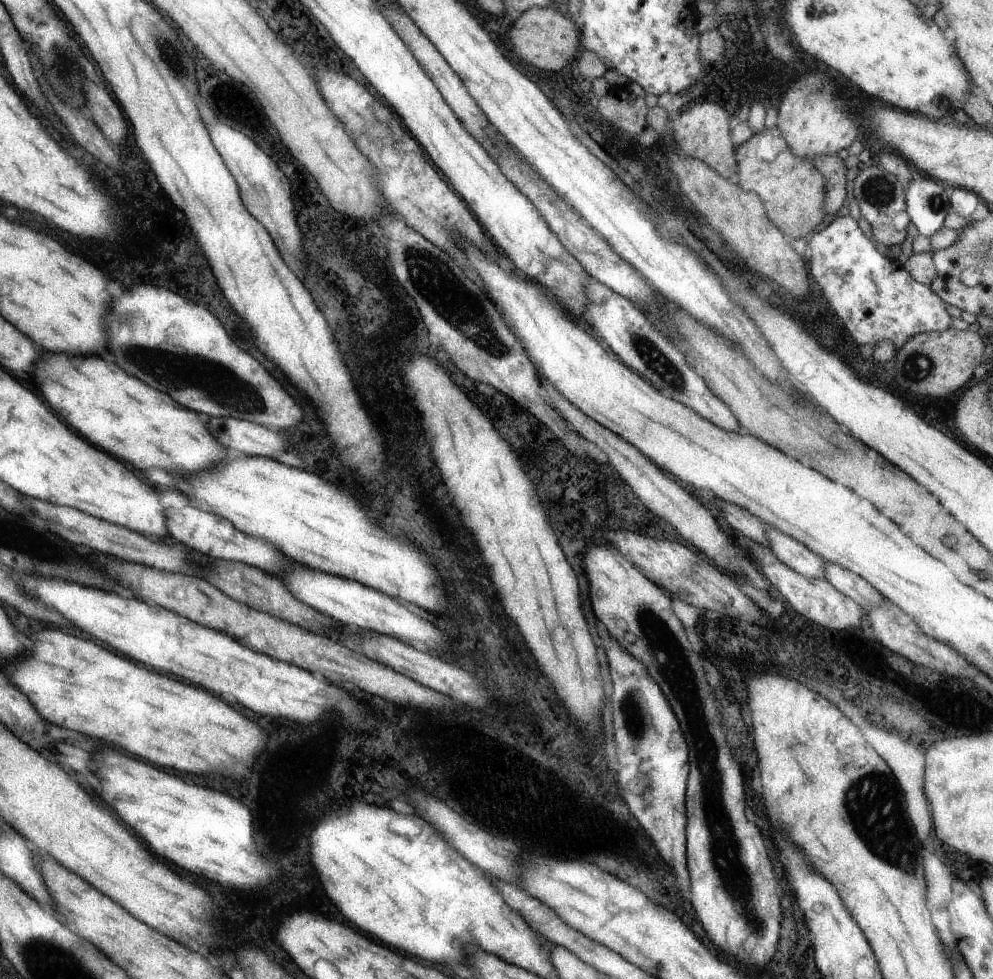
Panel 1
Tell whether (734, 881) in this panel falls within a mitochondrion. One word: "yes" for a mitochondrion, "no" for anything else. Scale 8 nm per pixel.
yes

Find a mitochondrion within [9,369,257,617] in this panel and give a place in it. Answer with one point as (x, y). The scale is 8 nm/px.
(58, 555)

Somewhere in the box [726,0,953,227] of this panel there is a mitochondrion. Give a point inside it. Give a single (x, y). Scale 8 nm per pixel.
(879, 192)

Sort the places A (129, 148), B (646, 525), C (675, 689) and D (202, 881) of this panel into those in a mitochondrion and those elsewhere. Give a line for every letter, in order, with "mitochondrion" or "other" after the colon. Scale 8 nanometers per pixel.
A: other
B: other
C: mitochondrion
D: other

